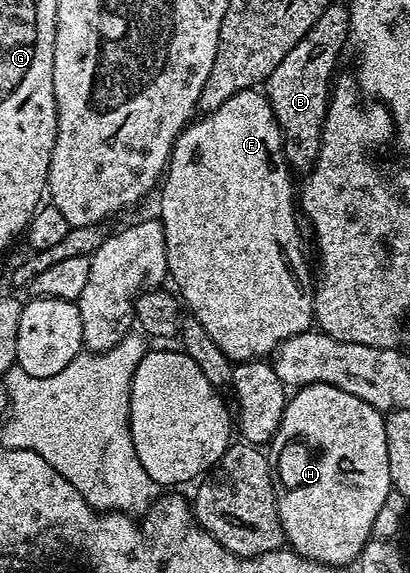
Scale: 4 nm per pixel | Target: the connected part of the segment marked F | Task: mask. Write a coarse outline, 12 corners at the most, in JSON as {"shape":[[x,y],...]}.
{"shape":[[253,88],[188,124],[167,272],[233,363],[315,316],[293,173]]}

